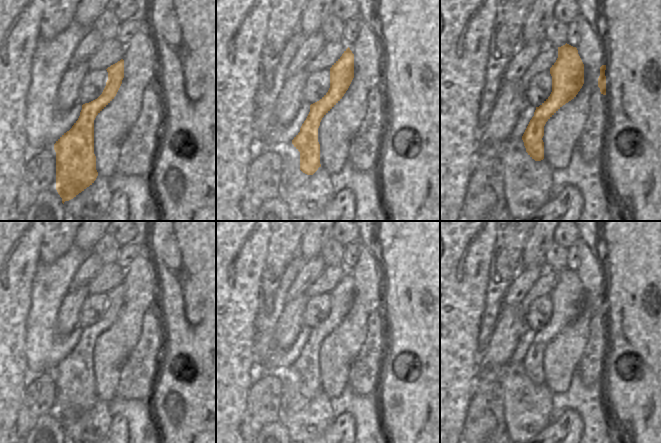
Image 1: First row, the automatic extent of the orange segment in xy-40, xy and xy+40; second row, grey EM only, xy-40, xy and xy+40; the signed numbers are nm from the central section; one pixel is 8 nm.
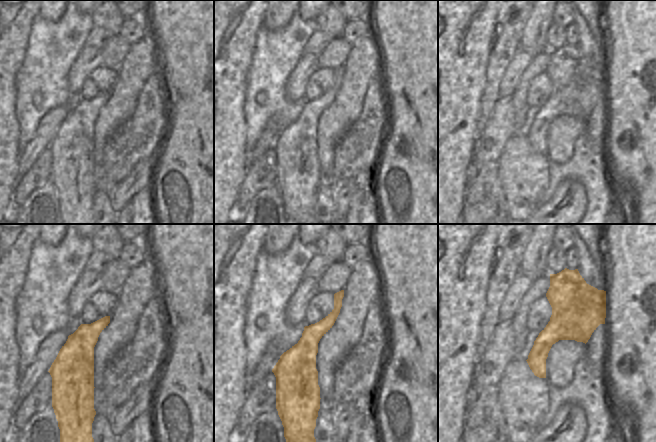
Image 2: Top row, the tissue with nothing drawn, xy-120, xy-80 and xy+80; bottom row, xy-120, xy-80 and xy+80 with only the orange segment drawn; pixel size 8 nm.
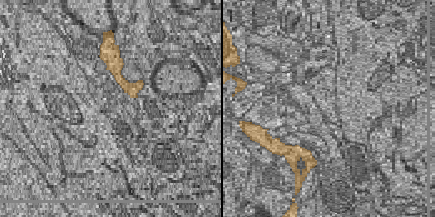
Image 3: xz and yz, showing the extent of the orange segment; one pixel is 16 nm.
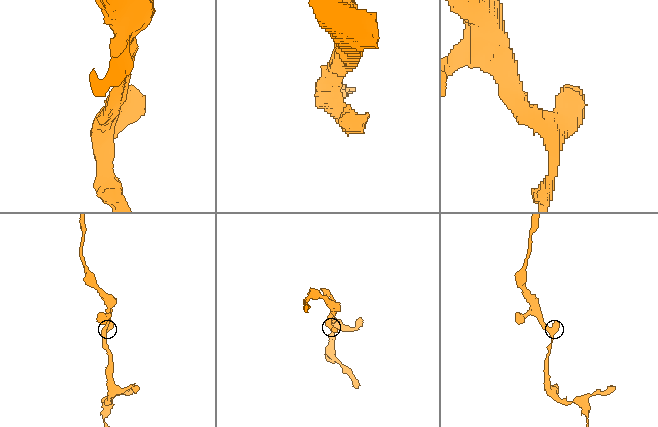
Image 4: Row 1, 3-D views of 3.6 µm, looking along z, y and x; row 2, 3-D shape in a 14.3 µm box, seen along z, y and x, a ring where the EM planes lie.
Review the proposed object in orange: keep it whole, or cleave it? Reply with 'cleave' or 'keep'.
keep

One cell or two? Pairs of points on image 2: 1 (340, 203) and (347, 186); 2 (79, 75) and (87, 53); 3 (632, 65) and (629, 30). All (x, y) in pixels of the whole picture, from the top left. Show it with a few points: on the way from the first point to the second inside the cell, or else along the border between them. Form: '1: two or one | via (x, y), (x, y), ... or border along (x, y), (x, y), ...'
1: one | via (341, 199), (341, 192), (343, 190)
2: one | via (80, 70), (87, 61), (87, 58)
3: one | via (632, 56), (632, 39)

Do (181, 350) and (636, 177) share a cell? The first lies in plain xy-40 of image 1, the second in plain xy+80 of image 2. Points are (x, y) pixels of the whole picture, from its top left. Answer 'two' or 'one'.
one

